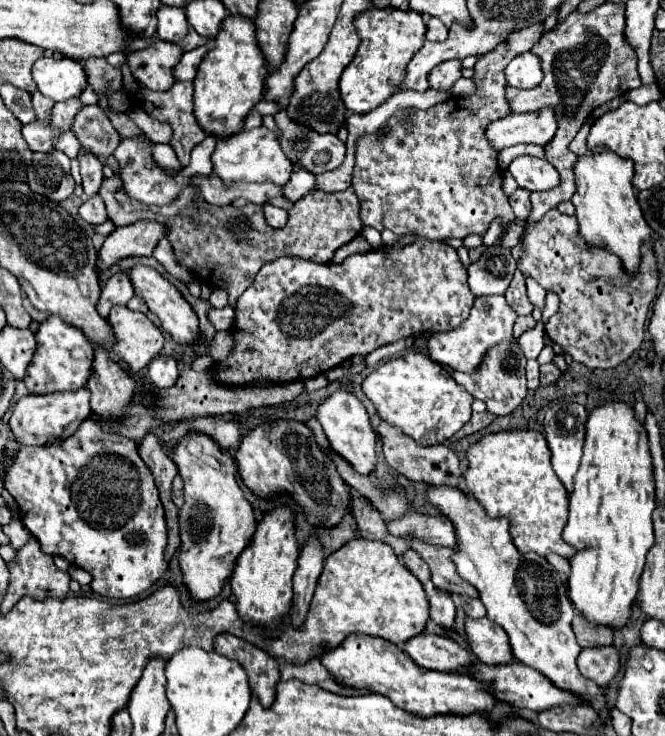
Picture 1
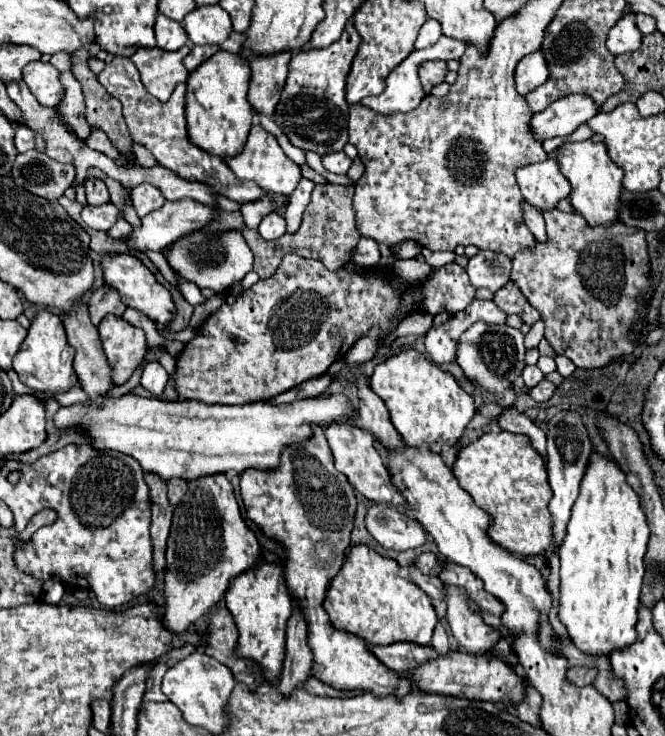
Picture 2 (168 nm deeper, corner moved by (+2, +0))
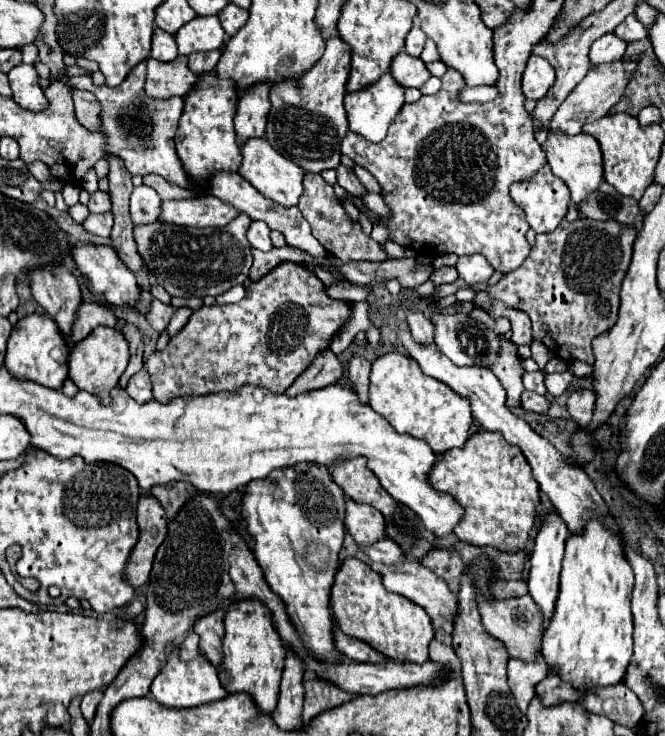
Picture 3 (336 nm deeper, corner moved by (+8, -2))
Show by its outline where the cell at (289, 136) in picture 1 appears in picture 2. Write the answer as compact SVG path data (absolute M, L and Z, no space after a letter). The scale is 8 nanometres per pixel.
M342 151L342 153L332 153L330 157L322 157L322 163L324 163L324 169L332 173L348 173L352 159L346 157L346 153Z

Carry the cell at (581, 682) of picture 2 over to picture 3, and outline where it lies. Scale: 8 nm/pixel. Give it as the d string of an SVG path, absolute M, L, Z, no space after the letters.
M550 675L536 685L536 695L540 695L544 705L556 705L558 701L576 701L580 693L570 683L564 683L558 675Z

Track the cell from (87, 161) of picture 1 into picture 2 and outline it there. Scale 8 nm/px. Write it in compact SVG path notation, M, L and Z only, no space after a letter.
M88 179L84 183L86 187L86 197L88 197L88 205L104 205L110 201L108 189L100 179Z

